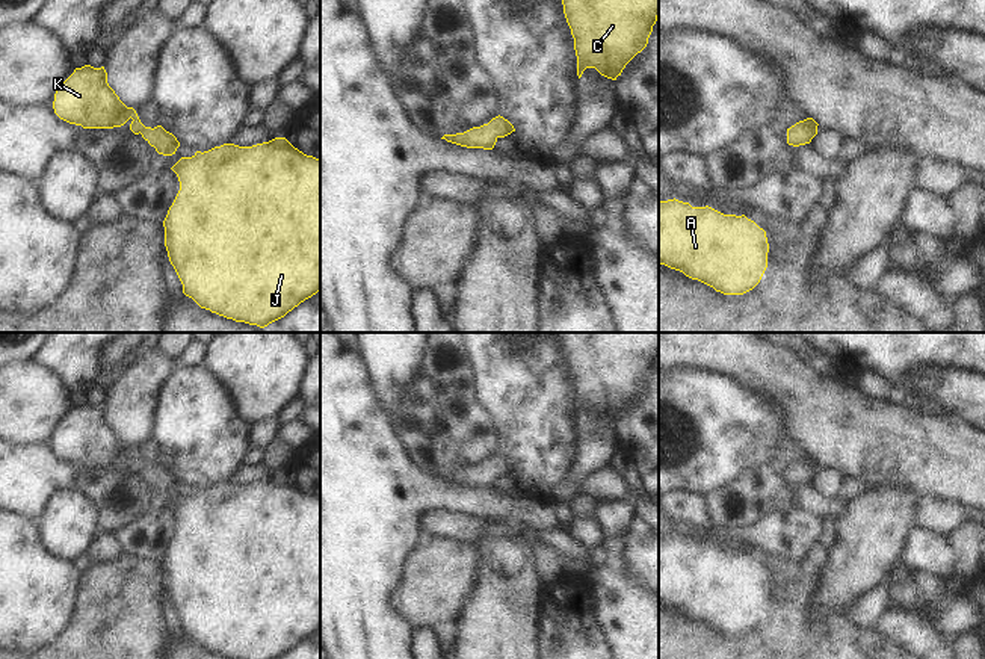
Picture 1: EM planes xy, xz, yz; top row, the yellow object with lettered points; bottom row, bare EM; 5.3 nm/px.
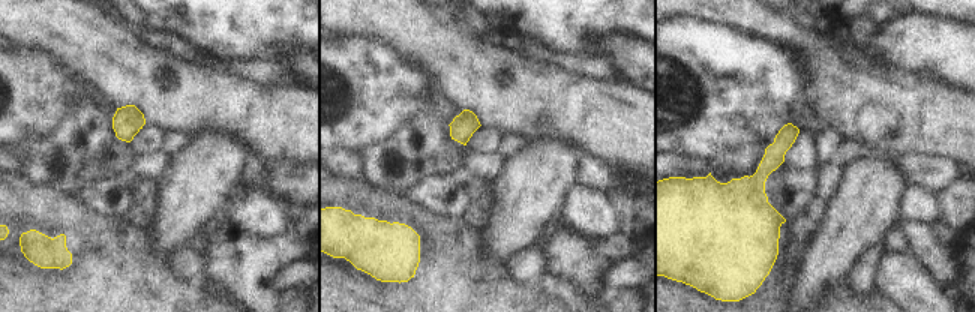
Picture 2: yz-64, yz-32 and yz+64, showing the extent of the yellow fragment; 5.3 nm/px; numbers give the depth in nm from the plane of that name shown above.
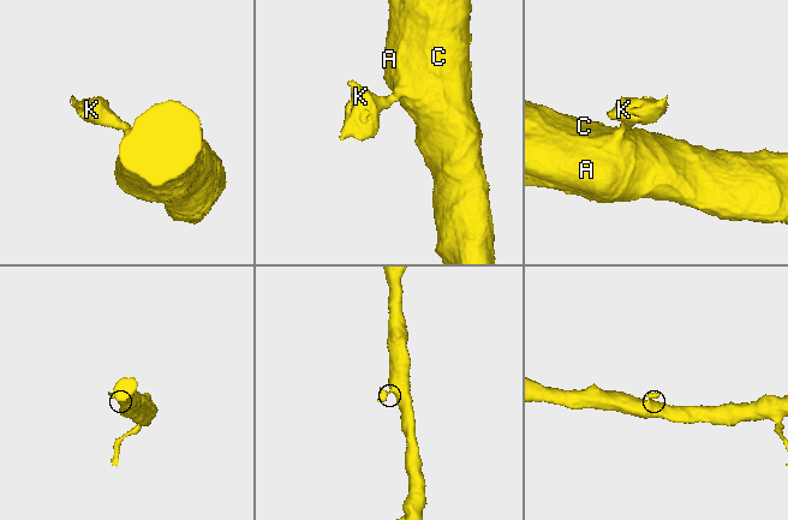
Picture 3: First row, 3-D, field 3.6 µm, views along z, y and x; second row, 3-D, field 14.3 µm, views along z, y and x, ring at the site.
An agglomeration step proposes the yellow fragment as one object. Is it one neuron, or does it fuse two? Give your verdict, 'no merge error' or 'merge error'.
no merge error

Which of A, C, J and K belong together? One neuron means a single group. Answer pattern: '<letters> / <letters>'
A C J K

